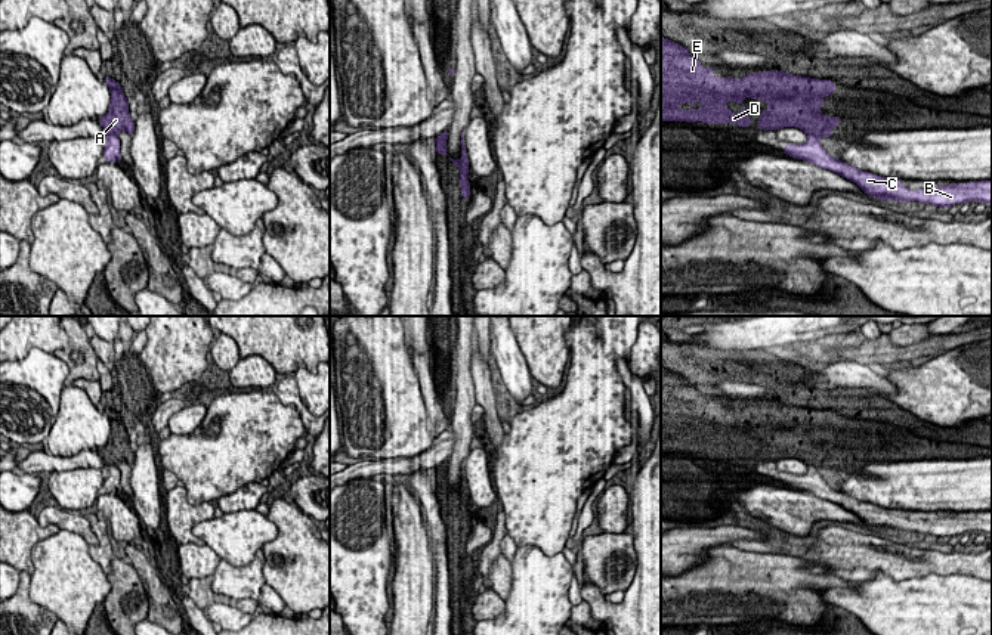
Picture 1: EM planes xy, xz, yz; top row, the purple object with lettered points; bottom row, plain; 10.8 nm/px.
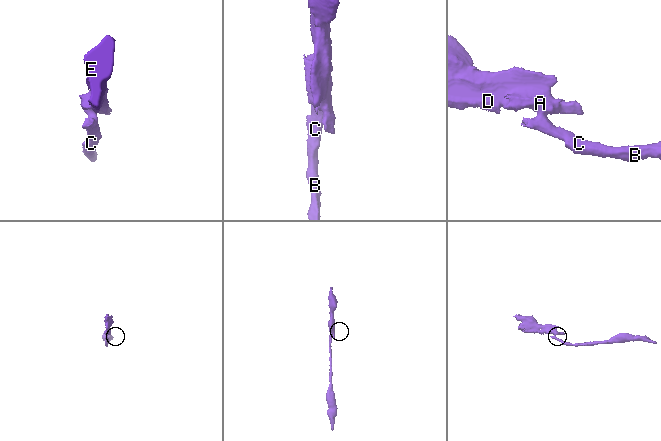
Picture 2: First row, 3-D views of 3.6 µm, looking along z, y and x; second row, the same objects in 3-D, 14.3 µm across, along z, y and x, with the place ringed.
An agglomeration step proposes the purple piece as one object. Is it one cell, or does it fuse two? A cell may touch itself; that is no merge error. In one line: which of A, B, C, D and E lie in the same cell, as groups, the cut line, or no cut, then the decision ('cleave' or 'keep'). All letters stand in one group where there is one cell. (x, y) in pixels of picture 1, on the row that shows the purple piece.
A D E / B C | yz (807, 133), (818, 138) | cleave

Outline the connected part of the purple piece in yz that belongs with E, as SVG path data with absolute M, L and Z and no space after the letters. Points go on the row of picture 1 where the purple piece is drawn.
M661 37L661 121L704 121L705 124L736 124L750 127L751 118L745 114L744 99L761 99L769 105L758 117L758 130L781 130L795 127L816 137L829 137L832 128L838 127L841 117L826 117L821 106L823 96L835 92L832 80L819 80L770 69L733 77L713 77L714 68L702 68L702 64L689 55L689 50L665 37Z

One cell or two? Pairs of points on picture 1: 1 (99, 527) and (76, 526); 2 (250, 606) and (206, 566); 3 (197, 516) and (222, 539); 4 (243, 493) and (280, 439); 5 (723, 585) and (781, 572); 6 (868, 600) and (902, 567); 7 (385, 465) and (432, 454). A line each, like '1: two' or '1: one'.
1: two
2: two
3: two
4: two
5: one
6: two
7: one

